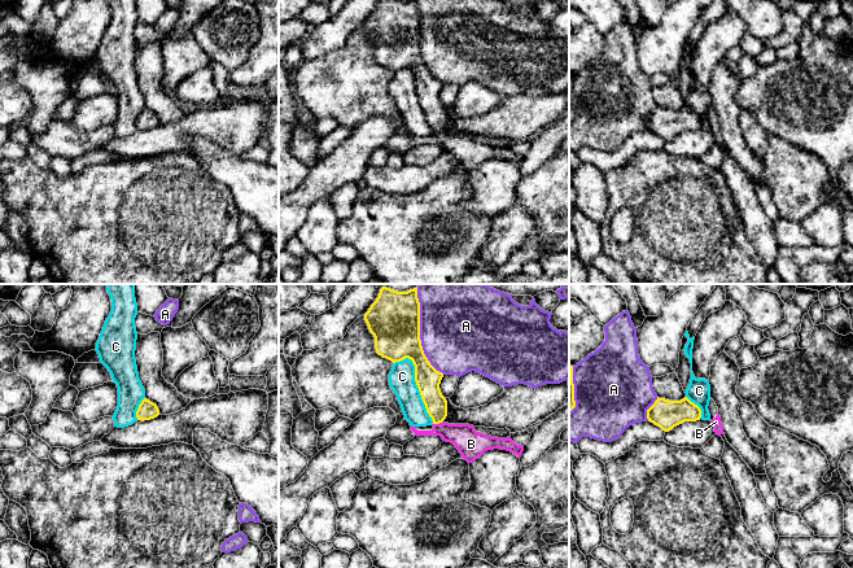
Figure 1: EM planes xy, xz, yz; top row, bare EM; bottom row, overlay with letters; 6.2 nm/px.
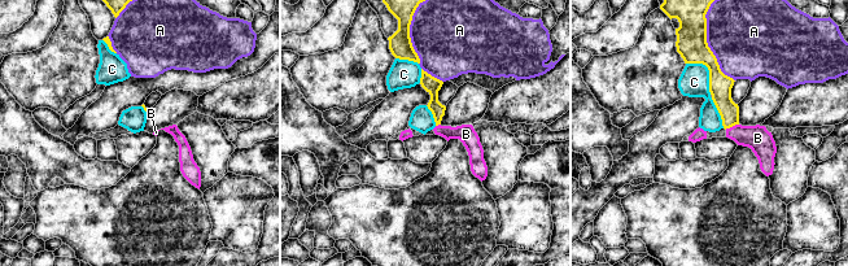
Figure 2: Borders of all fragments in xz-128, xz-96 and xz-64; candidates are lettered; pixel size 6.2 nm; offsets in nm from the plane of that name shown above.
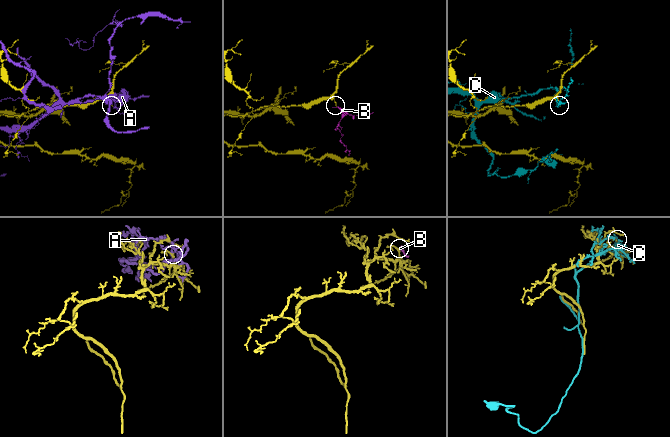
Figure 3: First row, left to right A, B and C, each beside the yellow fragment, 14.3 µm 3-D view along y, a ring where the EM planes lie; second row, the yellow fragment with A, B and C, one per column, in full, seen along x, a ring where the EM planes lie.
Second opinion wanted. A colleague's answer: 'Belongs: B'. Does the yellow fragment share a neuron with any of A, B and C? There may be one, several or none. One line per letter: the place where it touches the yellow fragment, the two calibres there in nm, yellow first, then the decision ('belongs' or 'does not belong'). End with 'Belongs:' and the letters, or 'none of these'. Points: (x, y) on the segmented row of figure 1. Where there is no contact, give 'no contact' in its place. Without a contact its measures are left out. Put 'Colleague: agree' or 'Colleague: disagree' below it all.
A: xz (419, 332) | 320/500 nm | does not belong
B: xz (437, 423) | 140/170 nm | belongs
C: xz (416, 384) | 160/160 nm | does not belong
Belongs: B
Colleague: agree

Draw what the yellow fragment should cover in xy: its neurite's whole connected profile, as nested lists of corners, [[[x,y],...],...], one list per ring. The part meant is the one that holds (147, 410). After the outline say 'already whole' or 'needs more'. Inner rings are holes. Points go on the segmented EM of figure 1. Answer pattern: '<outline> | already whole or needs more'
[[[144,398],[139,405],[136,411],[137,420],[150,420],[159,415],[159,410],[156,403],[150,402],[149,399]]] | already whole

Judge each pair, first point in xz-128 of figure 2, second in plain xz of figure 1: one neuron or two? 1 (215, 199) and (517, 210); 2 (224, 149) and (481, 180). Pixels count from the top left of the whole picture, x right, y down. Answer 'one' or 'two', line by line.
1: one
2: one

